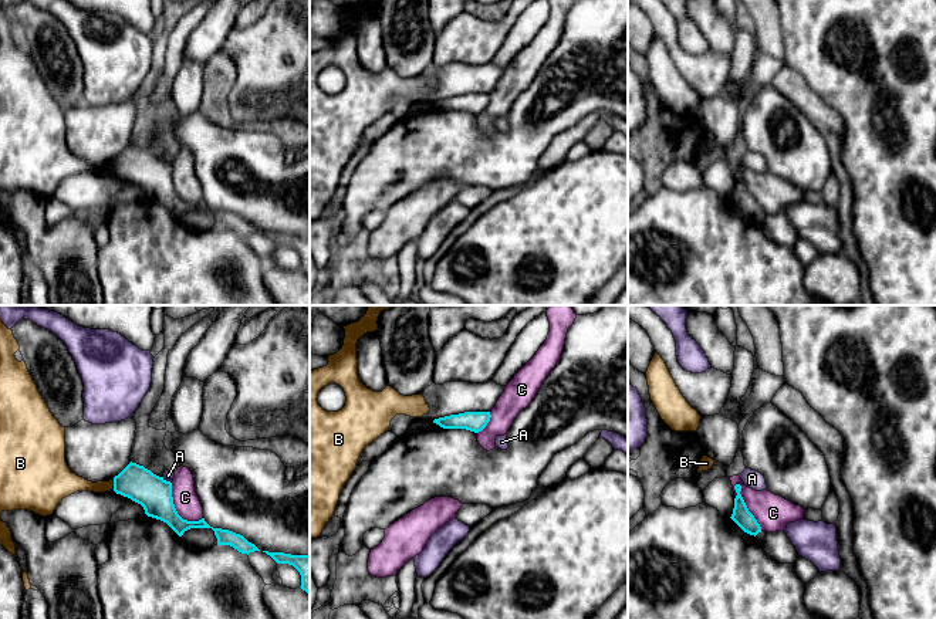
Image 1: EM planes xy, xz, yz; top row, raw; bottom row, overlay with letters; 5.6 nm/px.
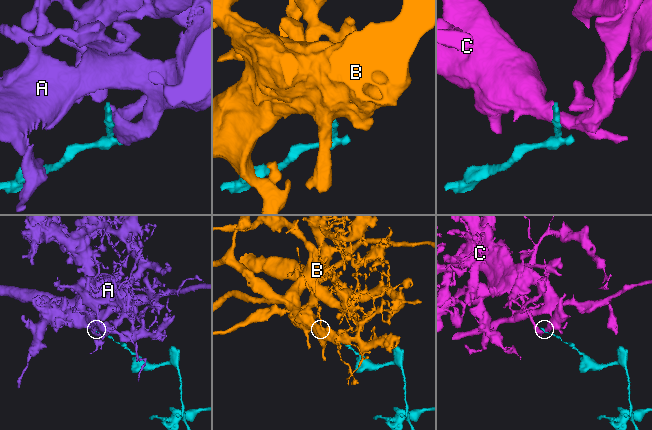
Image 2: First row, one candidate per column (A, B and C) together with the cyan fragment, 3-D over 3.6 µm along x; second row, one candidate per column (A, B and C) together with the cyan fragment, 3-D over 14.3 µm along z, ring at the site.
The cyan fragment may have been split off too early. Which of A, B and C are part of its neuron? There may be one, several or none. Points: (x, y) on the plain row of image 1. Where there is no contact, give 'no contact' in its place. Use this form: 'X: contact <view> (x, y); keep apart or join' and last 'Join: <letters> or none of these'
A: contact xy (165, 162); keep apart
B: contact xy (114, 166); keep apart
C: contact yz (746, 188); keep apart
Join: none of these

